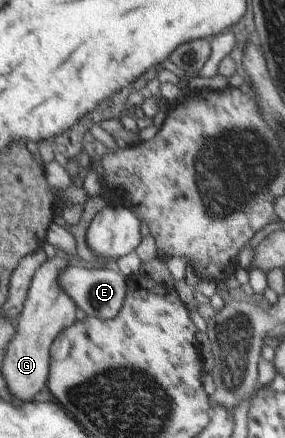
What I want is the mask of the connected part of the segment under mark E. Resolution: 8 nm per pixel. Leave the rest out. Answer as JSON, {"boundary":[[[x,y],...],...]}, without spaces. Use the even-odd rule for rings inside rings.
{"boundary":[[[67,265],[58,278],[60,286],[87,317],[101,317],[101,320],[115,319],[120,315],[128,296],[128,279],[120,271],[112,271],[110,267],[84,269],[71,265]]]}

